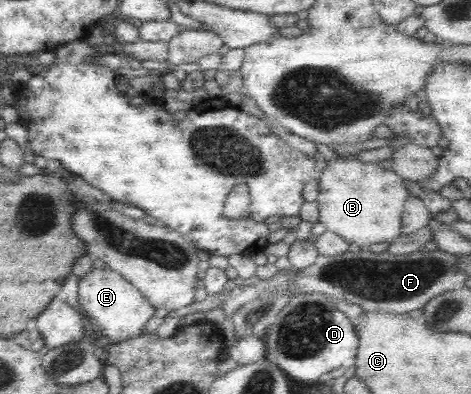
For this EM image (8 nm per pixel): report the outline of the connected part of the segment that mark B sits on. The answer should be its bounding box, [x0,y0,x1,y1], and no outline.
[318,156,409,248]

